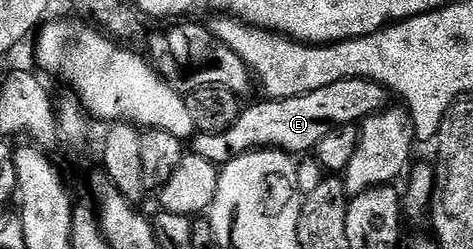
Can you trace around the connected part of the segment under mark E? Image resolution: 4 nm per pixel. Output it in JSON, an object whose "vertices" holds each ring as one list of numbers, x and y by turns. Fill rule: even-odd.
{"vertices":[[349,78,337,84,330,84,316,92,306,93,304,96,265,99,252,106,247,105,237,118,232,128,222,133,197,133,192,144,208,144,204,160,211,160,214,165,223,166,240,155,249,154,254,150,278,149,292,156,300,156,313,151,324,136,336,128,357,125,368,115,376,114,387,107,389,91,378,82,366,81,363,78],[208,154,226,154,208,156]]}

